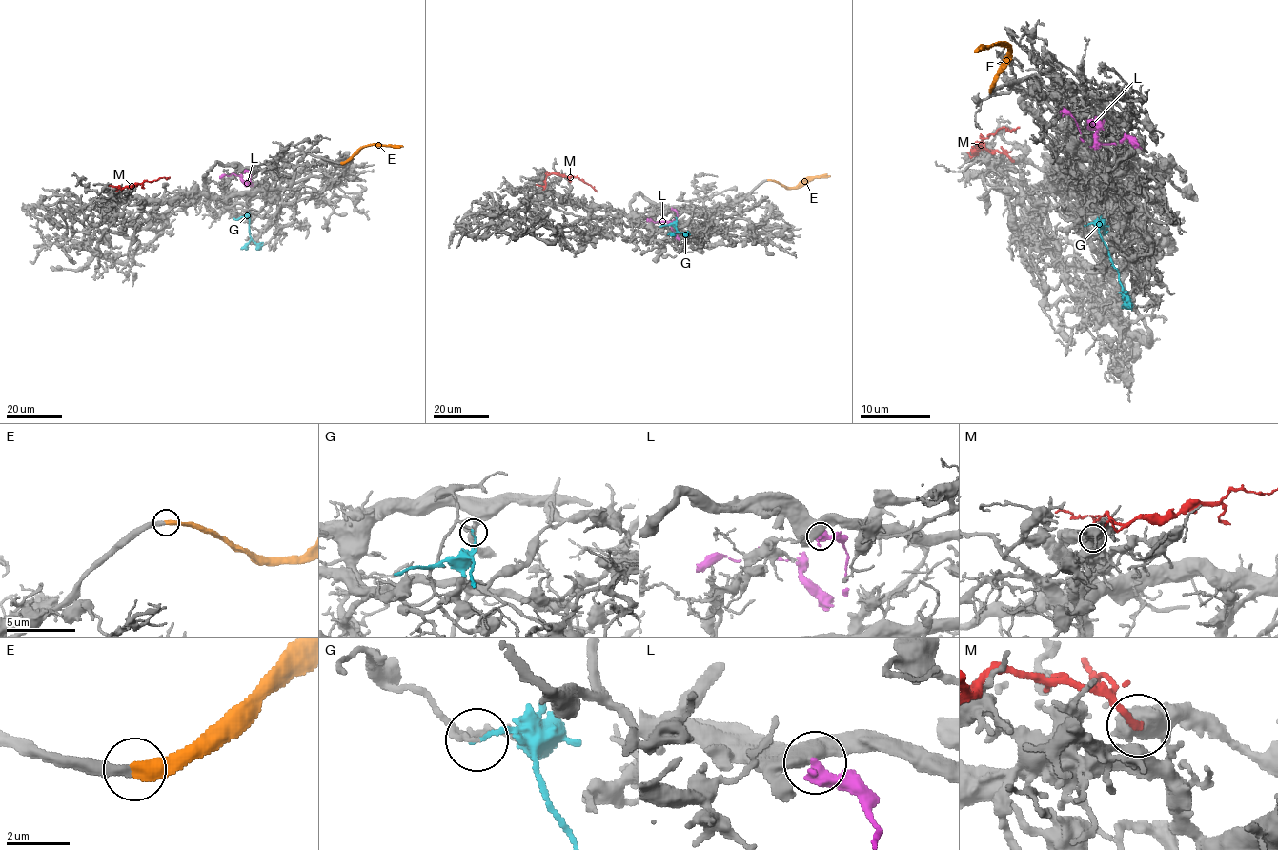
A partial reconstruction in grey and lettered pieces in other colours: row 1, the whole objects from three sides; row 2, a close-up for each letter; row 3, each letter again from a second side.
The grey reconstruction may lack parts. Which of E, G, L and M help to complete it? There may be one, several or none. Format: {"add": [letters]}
{"add": ["E"]}

